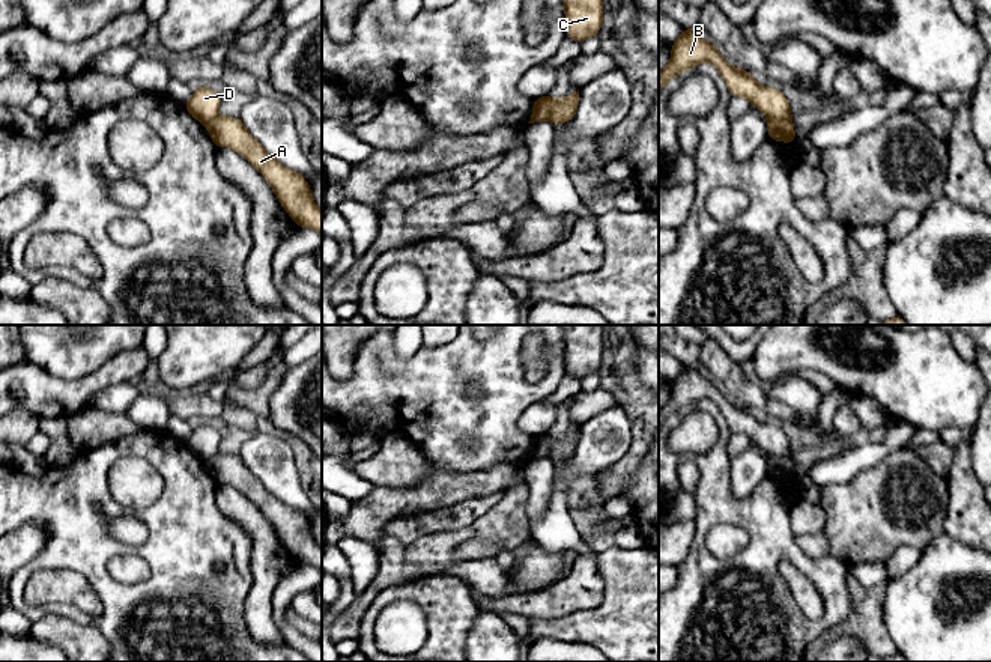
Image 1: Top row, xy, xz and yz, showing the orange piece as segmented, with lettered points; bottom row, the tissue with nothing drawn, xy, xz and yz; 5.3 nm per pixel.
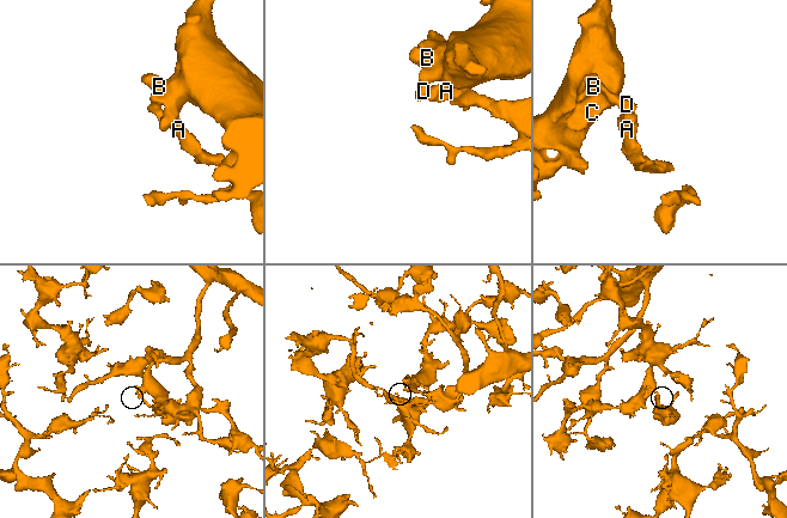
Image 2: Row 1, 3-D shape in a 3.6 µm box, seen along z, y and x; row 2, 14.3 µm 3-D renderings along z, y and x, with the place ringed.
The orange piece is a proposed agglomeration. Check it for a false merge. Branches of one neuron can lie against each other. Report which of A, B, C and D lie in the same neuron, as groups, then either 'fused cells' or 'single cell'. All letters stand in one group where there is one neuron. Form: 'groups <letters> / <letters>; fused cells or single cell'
groups A / B C D; fused cells

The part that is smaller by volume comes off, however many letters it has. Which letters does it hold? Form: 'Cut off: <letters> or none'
Cut off: A

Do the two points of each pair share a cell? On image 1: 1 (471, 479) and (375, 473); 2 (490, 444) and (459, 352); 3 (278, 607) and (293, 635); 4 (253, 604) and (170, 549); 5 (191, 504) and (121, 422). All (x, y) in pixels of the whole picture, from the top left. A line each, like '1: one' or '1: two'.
1: two
2: one
3: one
4: two
5: two

